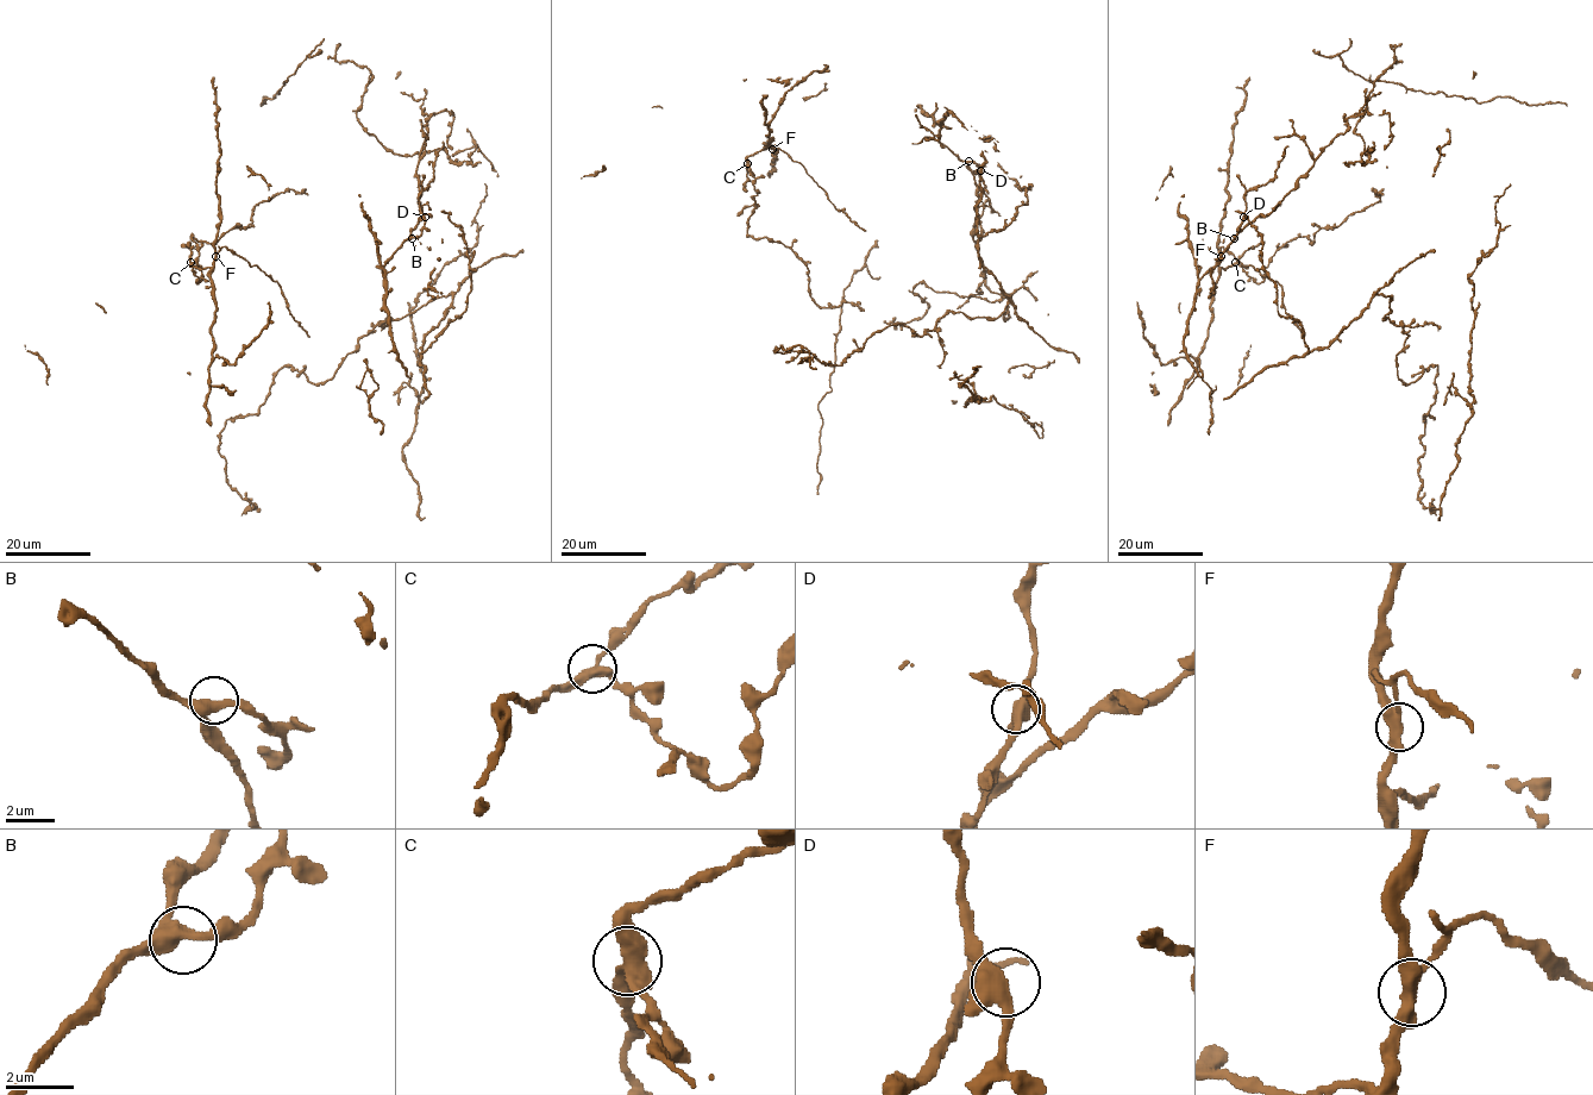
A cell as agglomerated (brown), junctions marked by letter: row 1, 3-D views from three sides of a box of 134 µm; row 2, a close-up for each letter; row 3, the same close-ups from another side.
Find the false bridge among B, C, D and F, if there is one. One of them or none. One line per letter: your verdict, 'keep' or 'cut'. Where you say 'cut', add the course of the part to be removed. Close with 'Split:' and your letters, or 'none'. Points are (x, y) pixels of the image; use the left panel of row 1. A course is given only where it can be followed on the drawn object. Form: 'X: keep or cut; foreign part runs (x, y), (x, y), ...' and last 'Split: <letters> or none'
B: keep
C: keep
D: keep
F: cut; foreign part runs (215, 256), (226, 246), (276, 281), (289, 312), (308, 337)
Split: F

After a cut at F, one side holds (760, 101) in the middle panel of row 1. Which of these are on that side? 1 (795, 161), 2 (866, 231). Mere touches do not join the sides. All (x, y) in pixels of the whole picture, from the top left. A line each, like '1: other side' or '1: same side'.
1: other side
2: other side

